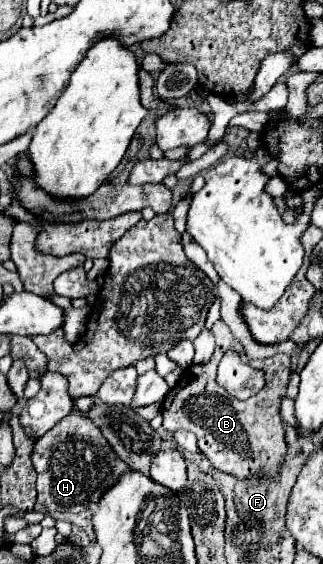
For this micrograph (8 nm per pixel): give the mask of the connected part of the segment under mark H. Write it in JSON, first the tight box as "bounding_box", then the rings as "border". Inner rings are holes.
{"bounding_box":[32,411,130,513],"border":[[[80,411],[68,415],[52,431],[48,431],[48,435],[36,441],[32,463],[38,473],[38,501],[34,511],[42,513],[80,513],[90,509],[100,501],[100,495],[104,495],[104,491],[108,491],[108,487],[112,487],[112,483],[130,469],[124,461],[116,459],[116,453],[108,447],[100,429],[92,425],[90,419],[84,419]]]}

